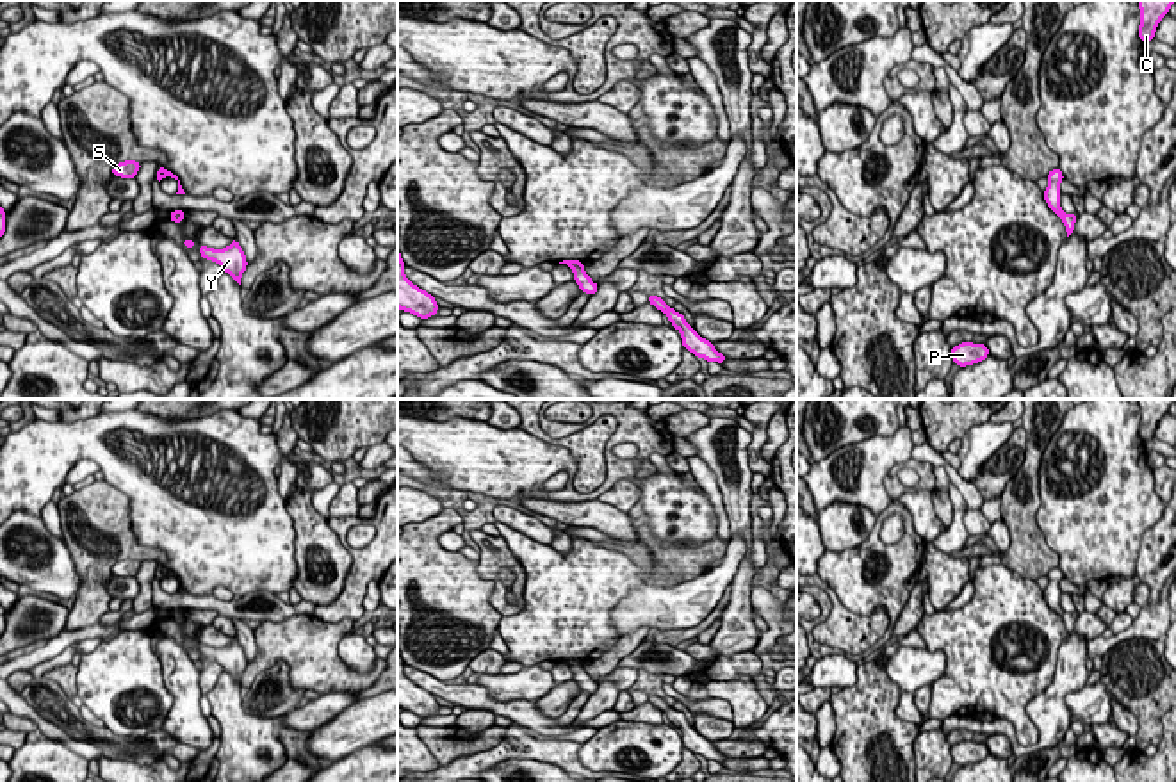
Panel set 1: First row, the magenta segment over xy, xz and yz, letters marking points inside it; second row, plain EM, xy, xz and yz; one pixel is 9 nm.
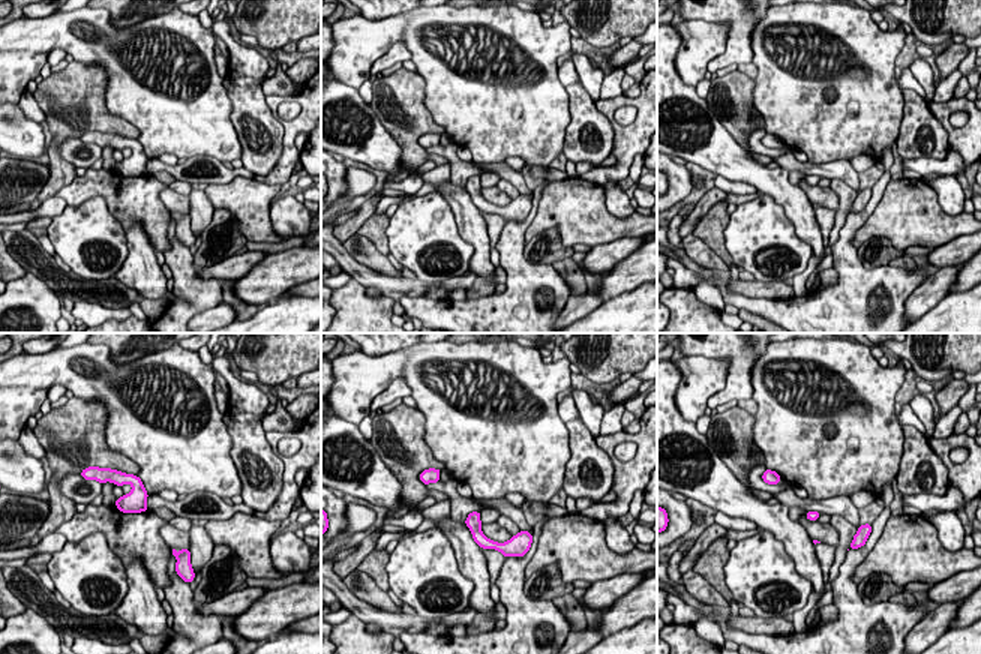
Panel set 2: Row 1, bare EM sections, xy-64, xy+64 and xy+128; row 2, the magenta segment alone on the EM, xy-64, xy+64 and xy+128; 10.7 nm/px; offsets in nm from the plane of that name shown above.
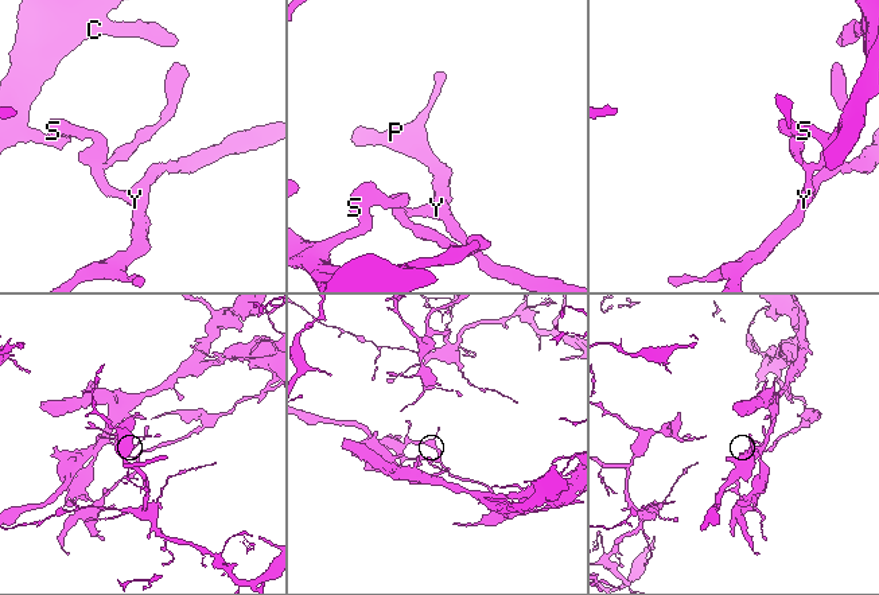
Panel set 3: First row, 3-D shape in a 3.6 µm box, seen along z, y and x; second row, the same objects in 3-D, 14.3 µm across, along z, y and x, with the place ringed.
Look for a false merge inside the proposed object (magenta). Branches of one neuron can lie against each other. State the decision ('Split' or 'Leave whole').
Split

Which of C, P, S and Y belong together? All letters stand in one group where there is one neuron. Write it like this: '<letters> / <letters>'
C S / P Y

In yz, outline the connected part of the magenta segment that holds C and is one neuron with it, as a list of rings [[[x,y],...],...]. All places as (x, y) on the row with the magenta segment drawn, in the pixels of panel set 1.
[[[1139,0],[1137,5],[1140,9],[1140,25],[1139,37],[1142,43],[1149,43],[1155,39],[1155,32],[1158,23],[1165,14],[1169,14],[1171,5],[1176,0]]]

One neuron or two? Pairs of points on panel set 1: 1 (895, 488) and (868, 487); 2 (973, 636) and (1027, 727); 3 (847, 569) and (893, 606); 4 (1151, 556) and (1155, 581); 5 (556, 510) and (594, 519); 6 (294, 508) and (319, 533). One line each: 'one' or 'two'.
1: two
2: one
3: one
4: one
5: one
6: one

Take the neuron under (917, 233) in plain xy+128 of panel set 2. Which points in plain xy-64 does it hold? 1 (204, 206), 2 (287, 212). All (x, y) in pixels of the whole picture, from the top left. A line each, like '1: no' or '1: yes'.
1: no
2: no

